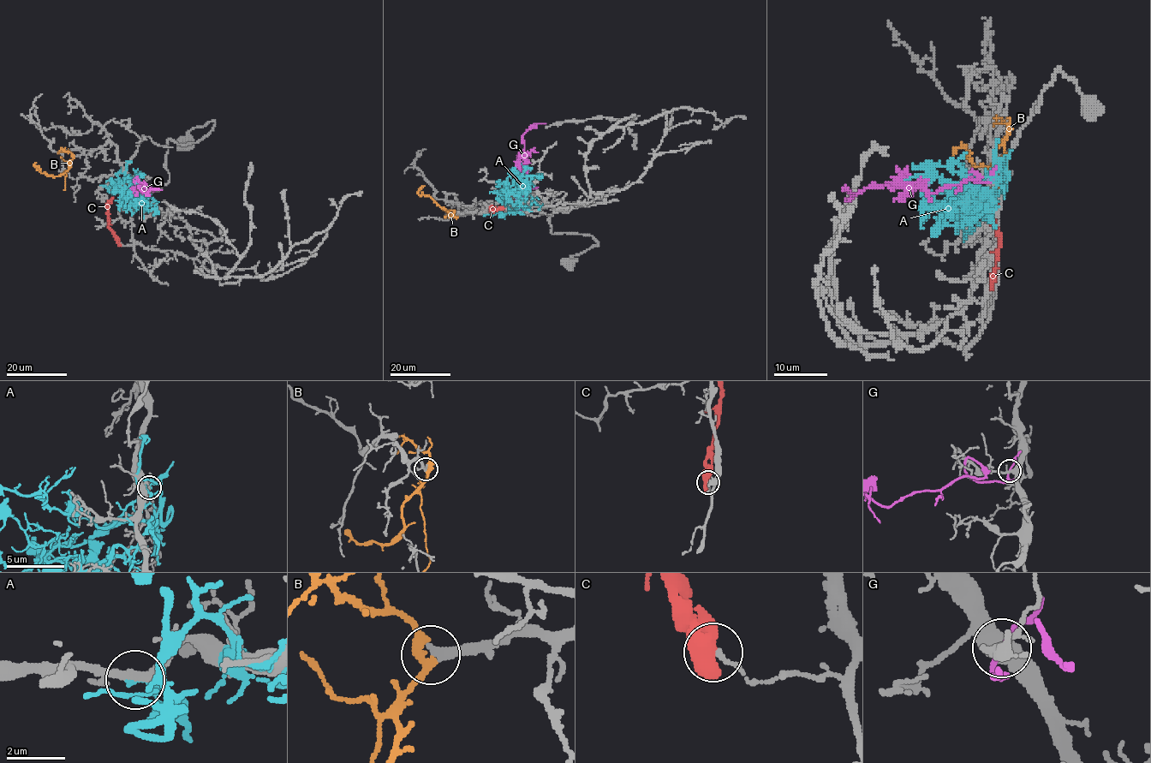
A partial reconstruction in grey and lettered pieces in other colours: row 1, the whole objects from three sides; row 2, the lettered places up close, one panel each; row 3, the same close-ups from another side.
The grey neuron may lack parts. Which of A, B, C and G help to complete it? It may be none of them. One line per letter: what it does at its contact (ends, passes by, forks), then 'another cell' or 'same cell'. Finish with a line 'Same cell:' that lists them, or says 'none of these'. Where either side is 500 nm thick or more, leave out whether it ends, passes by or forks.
A: it passes by; another cell
B: it passes by; same cell
C: another cell
G: it passes by; another cell
Same cell: B

